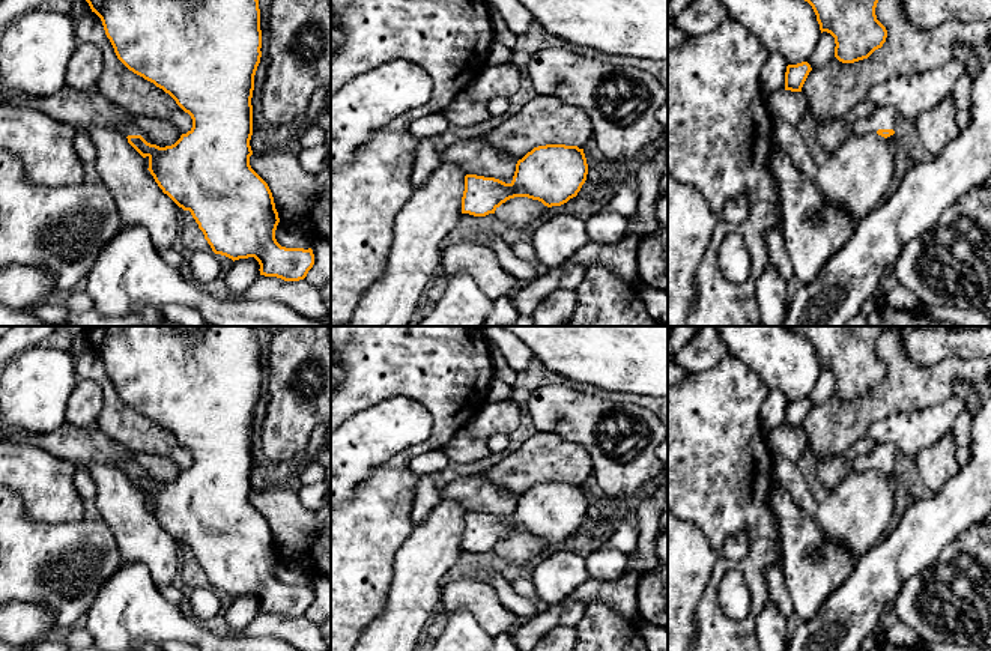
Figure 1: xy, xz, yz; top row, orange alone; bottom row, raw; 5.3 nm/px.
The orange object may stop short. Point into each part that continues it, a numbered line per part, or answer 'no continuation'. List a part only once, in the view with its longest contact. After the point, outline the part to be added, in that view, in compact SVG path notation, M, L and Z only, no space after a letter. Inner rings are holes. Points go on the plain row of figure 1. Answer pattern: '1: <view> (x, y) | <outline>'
1: yz (881, 454) | M875 444L872 450L856 459L853 469L875 471L878 466L895 466L896 450L890 444Z

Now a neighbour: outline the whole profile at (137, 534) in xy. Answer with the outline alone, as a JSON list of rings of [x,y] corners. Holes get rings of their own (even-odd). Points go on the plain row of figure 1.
[[[114,465],[86,466],[95,481],[95,504],[123,562],[143,564],[158,588],[179,582],[182,544],[155,519],[144,495]]]

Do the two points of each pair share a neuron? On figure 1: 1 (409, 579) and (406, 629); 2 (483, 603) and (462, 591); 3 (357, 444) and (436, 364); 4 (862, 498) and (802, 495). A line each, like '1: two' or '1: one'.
1: one
2: one
3: two
4: one

